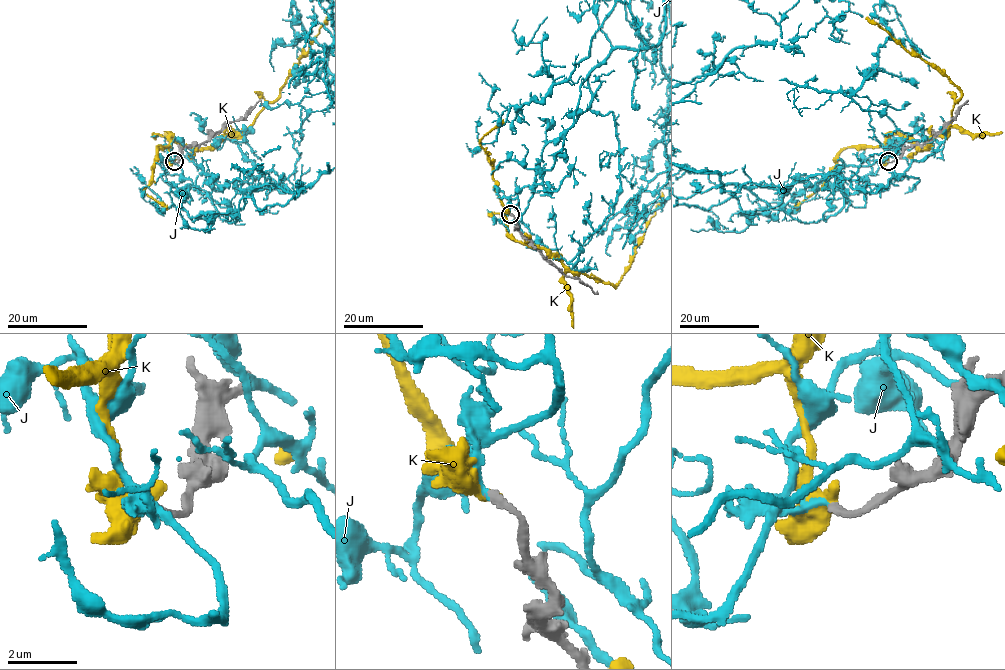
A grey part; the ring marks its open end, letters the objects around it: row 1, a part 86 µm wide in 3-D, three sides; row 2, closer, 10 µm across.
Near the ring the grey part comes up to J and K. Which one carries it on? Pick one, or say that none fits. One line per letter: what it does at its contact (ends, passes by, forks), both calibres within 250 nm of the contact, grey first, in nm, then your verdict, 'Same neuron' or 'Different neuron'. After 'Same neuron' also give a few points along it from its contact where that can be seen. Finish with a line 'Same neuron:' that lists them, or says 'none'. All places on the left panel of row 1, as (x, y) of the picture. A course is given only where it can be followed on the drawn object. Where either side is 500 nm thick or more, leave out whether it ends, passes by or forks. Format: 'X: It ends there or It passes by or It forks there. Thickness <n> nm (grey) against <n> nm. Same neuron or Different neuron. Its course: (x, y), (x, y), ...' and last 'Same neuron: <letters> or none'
J: It ends there. Thickness 190 nm (grey) against 150 nm. Same neuron
K: Thickness 190 nm (grey) against 600 nm. Different neuron
Same neuron: J

